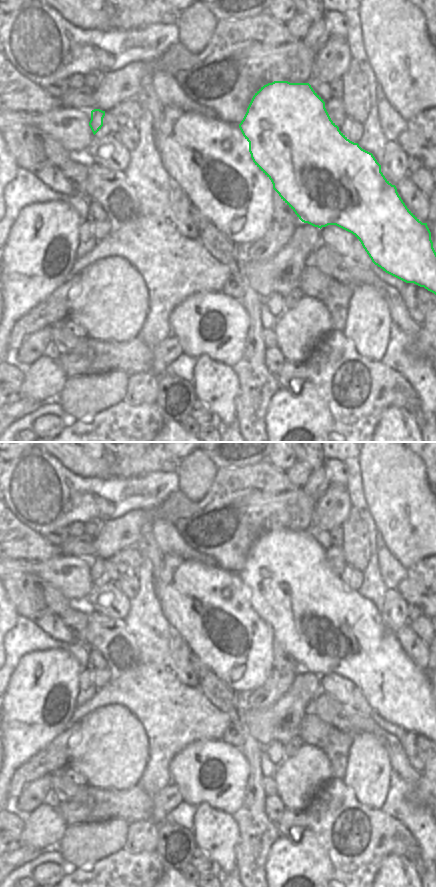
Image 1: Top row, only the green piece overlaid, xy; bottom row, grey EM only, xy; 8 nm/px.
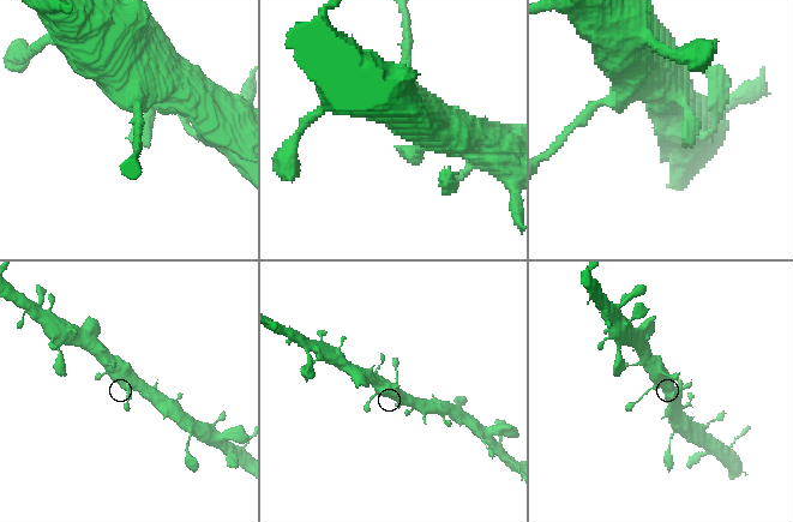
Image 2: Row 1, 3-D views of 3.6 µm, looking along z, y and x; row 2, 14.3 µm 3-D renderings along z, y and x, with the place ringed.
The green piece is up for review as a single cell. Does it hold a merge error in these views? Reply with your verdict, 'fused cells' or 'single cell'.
single cell

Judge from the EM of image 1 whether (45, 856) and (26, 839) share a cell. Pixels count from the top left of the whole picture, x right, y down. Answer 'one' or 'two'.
two

